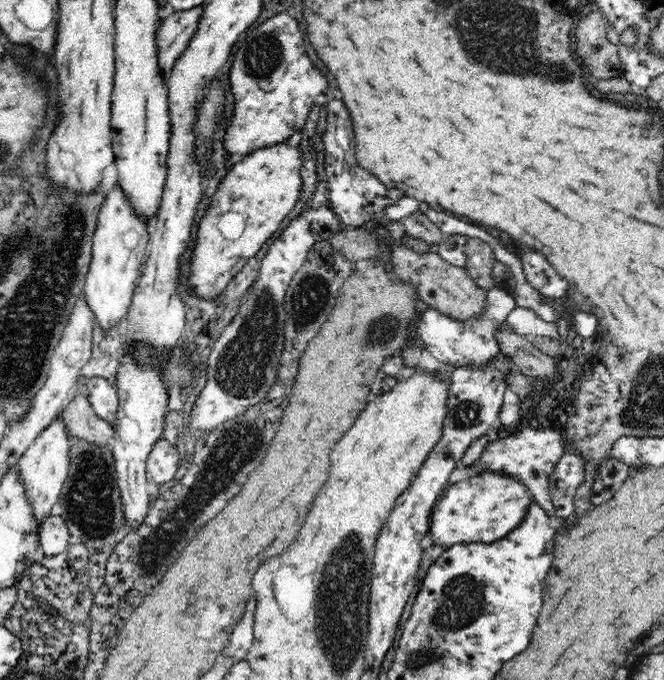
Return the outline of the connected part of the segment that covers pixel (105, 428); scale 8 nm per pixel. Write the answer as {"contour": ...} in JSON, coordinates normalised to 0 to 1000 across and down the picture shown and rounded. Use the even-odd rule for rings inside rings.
{"contour":[[[130,578],[96,594],[90,607],[107,641],[116,641],[130,650],[163,653],[172,628],[151,615],[139,600]]]}

